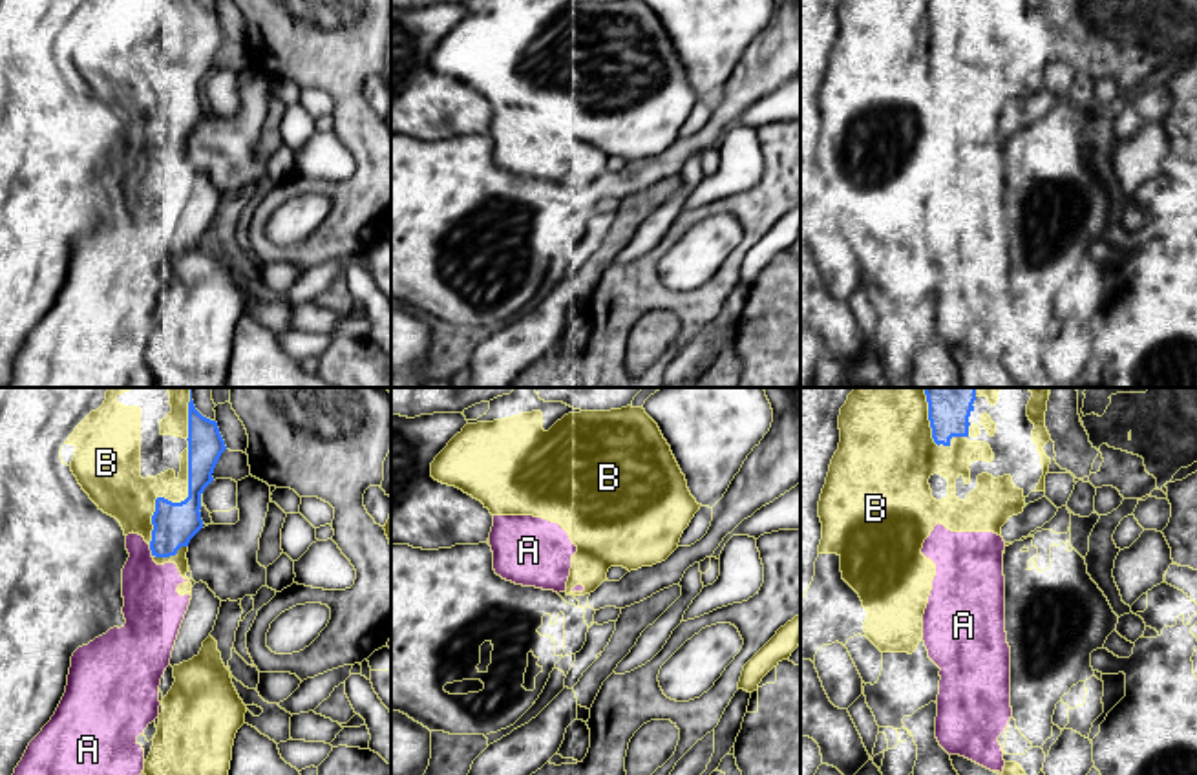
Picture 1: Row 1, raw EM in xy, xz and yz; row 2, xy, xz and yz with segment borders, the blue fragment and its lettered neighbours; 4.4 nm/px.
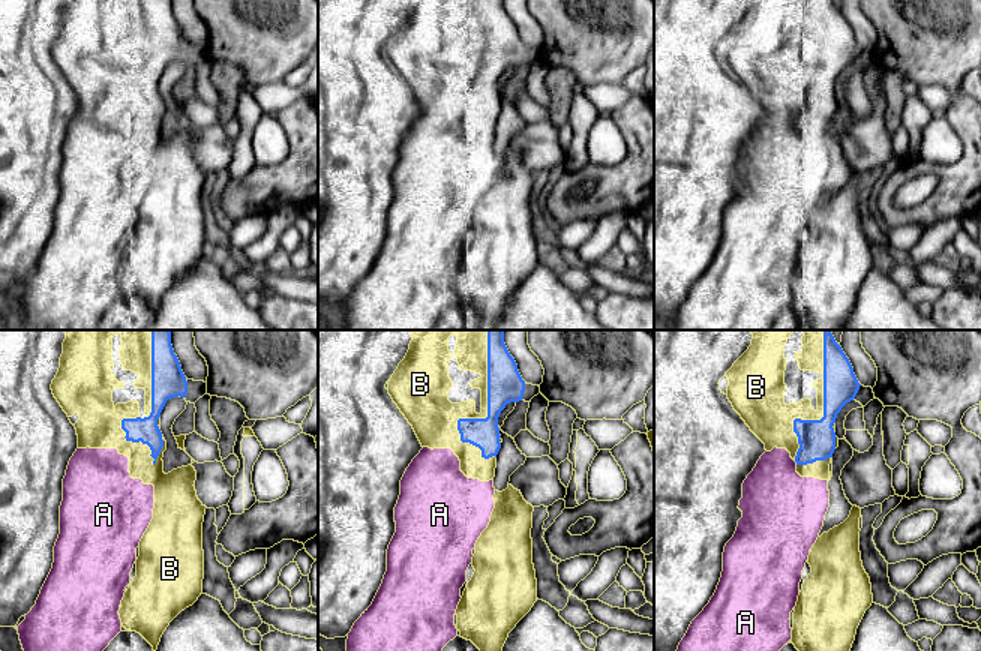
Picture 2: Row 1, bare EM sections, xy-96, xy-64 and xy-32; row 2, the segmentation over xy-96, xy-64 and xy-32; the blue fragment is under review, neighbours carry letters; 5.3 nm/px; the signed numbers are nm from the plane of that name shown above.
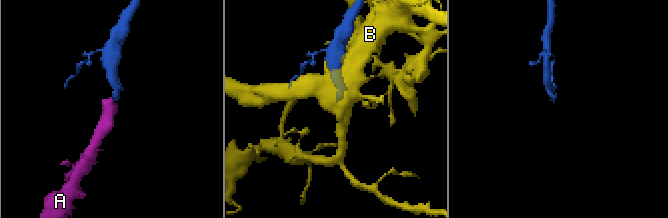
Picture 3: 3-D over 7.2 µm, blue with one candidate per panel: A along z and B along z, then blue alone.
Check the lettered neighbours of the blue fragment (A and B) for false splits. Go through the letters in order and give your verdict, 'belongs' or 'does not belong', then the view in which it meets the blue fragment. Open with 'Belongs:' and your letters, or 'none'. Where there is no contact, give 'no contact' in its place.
Belongs: A
A: belongs; meets blue in xy
B: does not belong; meets blue in xy

